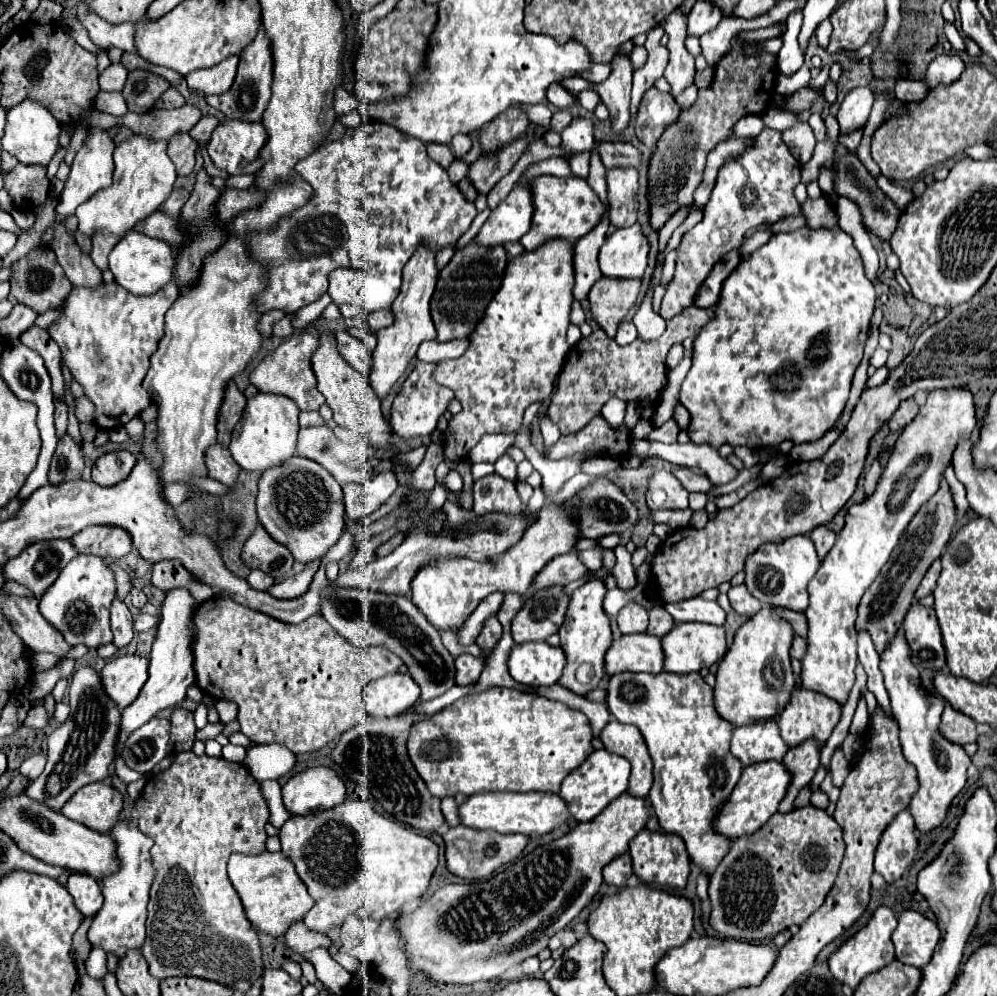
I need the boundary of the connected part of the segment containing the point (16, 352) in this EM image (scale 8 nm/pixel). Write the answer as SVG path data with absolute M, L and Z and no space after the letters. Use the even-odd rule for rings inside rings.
M13 340L11 342L11 348L7 348L3 352L3 360L1 360L1 378L7 382L7 386L13 390L13 394L21 400L29 400L33 404L37 404L39 408L39 416L37 416L37 426L41 430L41 440L43 440L43 448L41 448L41 454L39 454L39 462L35 466L35 470L29 474L25 486L21 488L19 492L19 498L29 498L37 488L45 486L47 484L47 474L49 474L49 464L51 464L51 456L57 448L57 432L53 428L53 410L55 410L55 404L53 404L53 392L51 392L51 376L43 364L43 358L27 348L25 344L21 344L19 340Z

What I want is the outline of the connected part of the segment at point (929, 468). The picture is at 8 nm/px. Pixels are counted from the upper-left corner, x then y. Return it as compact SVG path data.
M967 388L931 390L919 414L899 434L875 492L847 510L845 526L835 546L821 560L817 576L809 582L809 606L805 616L811 642L801 660L803 688L811 688L845 704L855 682L857 666L857 604L889 560L909 520L937 492L943 472L951 466L955 444L959 444L959 440L969 440L975 426L975 400Z

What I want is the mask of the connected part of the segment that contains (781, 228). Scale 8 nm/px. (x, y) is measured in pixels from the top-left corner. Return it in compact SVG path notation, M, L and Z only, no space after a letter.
M797 216L797 218L785 218L785 220L779 220L775 222L769 230L771 232L791 232L791 230L797 230L805 224L805 218L803 216Z

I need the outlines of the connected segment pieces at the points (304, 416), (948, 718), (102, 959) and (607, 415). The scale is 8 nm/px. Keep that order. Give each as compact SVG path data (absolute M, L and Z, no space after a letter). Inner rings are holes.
M301 412L299 414L299 424L301 426L323 426L325 420L321 420L319 412Z
M949 706L943 710L943 716L941 716L941 732L947 740L951 740L955 744L975 742L979 736L975 720Z
M93 948L89 958L85 960L87 974L95 980L103 980L107 976L107 954L101 948Z
M613 398L613 400L609 400L609 402L603 406L601 416L603 416L611 426L619 426L619 424L623 422L623 418L625 418L625 408L627 408L627 404L625 404L623 400Z

